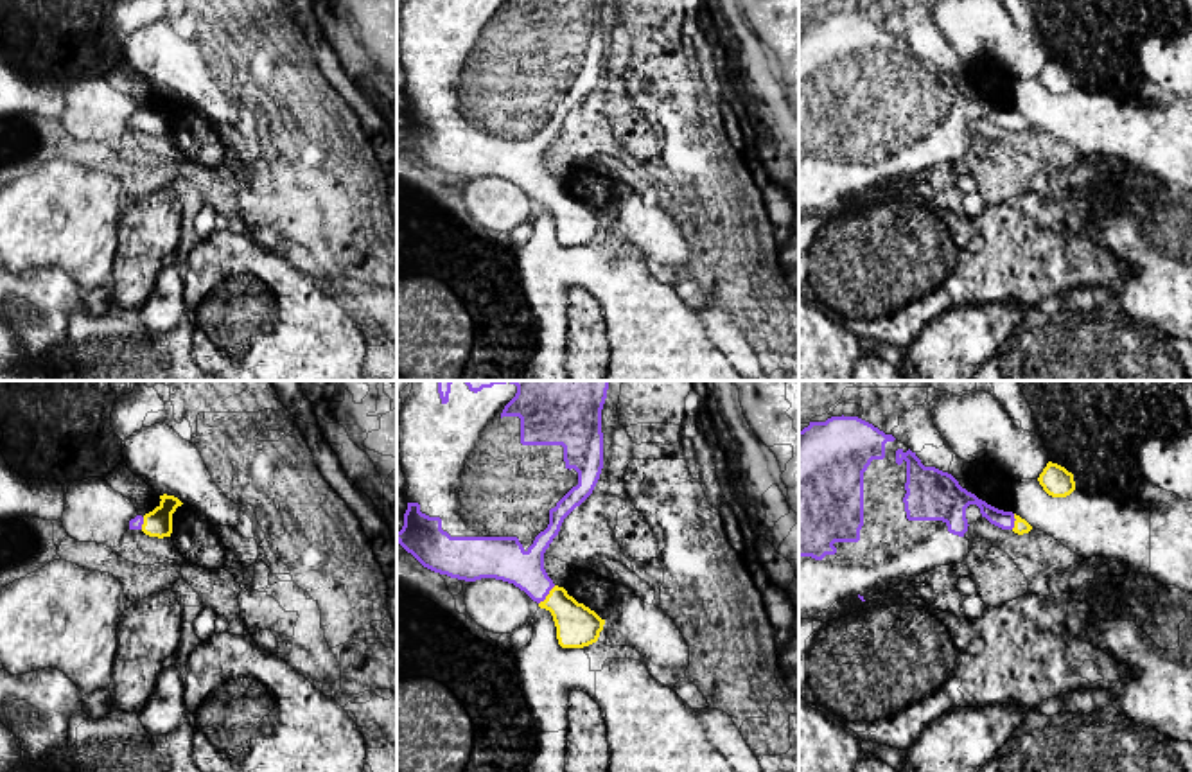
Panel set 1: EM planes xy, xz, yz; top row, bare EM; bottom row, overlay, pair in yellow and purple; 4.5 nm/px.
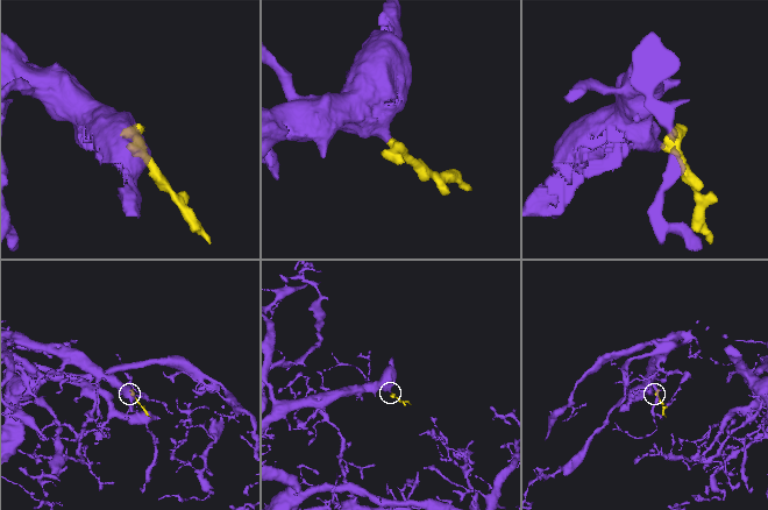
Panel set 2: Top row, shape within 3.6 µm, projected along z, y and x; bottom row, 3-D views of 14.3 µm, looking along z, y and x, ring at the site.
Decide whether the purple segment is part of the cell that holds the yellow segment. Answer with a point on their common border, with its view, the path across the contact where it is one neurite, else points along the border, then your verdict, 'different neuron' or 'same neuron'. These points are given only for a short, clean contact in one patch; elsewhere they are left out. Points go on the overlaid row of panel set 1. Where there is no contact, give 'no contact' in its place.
xz (548, 595) | across xz (577, 625), (548, 595), (521, 568), (505, 559) | same neuron

